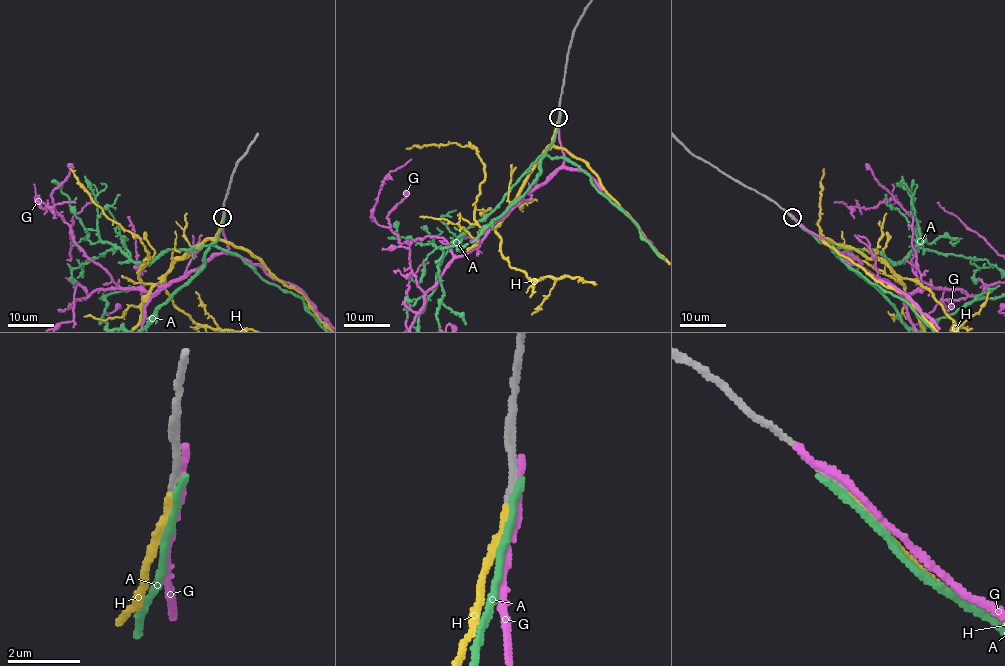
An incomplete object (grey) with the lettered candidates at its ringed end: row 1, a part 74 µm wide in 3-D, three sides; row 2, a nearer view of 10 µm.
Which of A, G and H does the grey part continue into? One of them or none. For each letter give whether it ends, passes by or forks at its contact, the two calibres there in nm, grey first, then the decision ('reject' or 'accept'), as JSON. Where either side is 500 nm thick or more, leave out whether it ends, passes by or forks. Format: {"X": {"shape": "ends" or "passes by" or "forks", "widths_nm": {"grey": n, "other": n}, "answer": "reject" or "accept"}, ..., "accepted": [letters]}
{"A": {"shape": "ends", "widths_nm": {"grey": 190, "other": 240}, "answer": "reject"}, "G": {"shape": "ends", "widths_nm": {"grey": 240, "other": 240}, "answer": "reject"}, "H": {"shape": "ends", "widths_nm": {"grey": 180, "other": 180}, "answer": "accept"}, "accepted": ["H"]}

